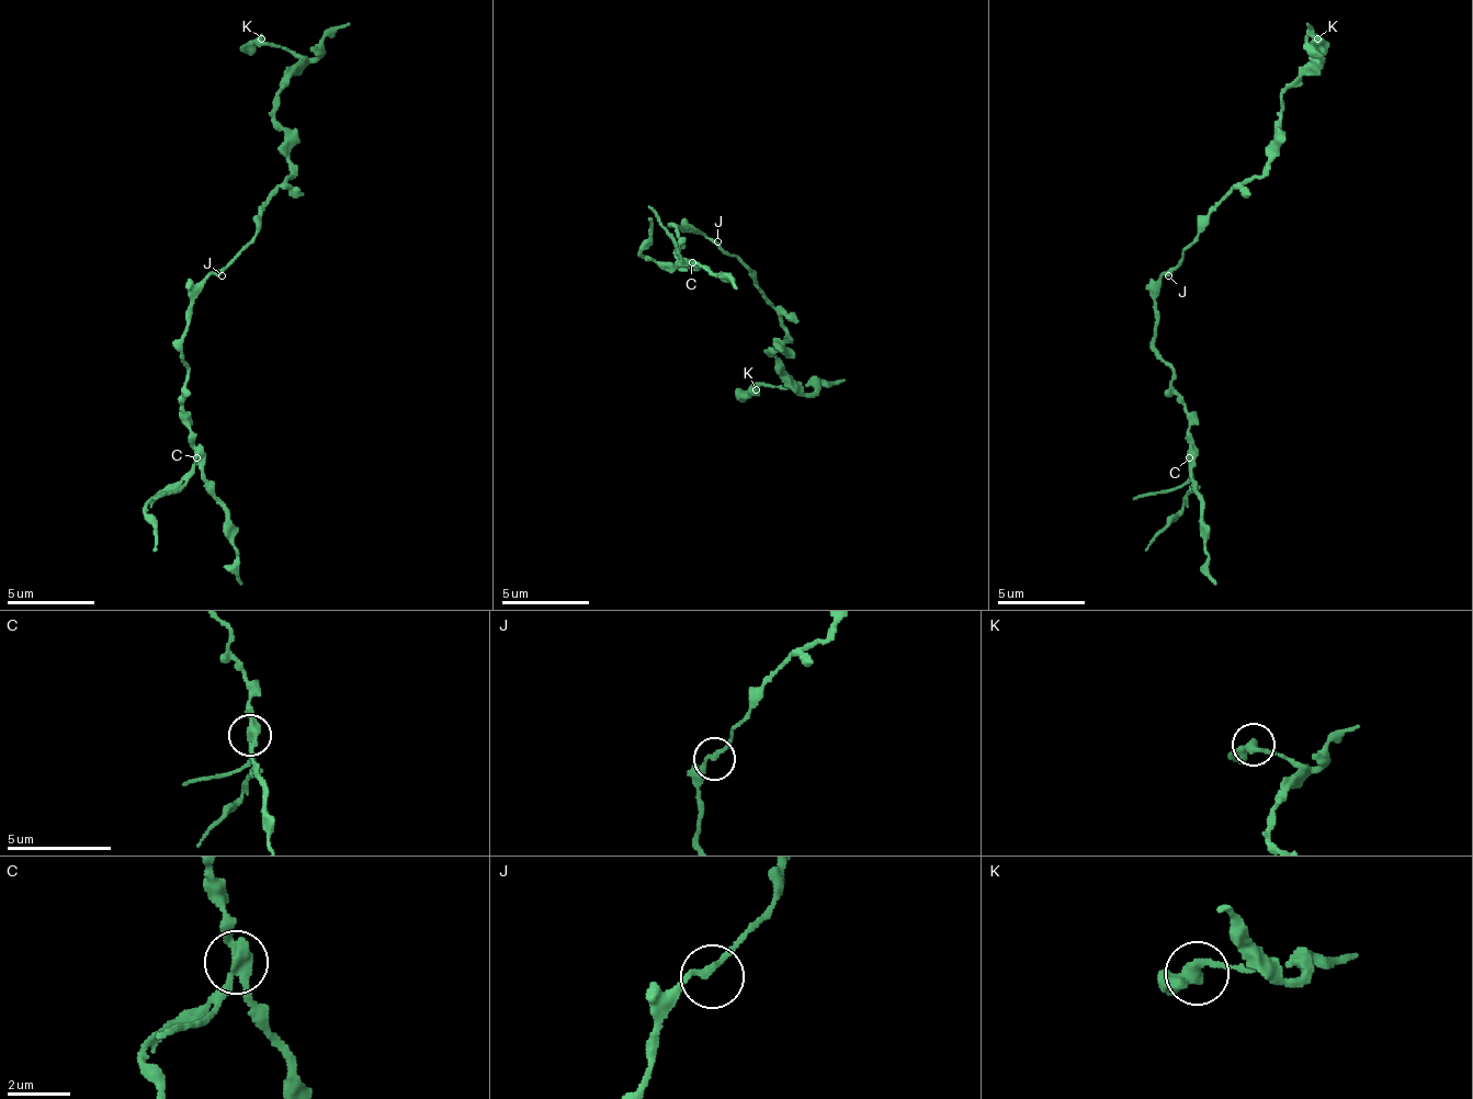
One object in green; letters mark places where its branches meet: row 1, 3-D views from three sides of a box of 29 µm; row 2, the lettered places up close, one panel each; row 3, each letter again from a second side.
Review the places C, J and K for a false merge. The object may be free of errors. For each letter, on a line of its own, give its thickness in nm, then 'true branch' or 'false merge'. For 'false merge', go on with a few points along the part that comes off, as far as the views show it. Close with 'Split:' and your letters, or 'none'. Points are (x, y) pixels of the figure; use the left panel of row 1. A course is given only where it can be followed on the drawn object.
C: 320 nm thick; false merge; foreign part runs (195, 459), (147, 511), (151, 551)
J: 180 nm thick; true branch
K: 400 nm thick; true branch
Split: C

